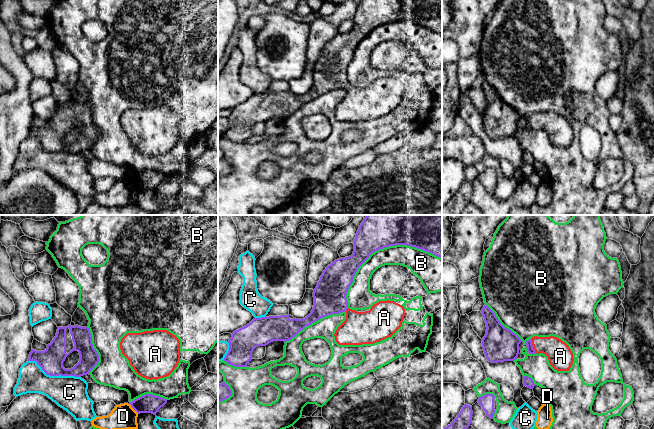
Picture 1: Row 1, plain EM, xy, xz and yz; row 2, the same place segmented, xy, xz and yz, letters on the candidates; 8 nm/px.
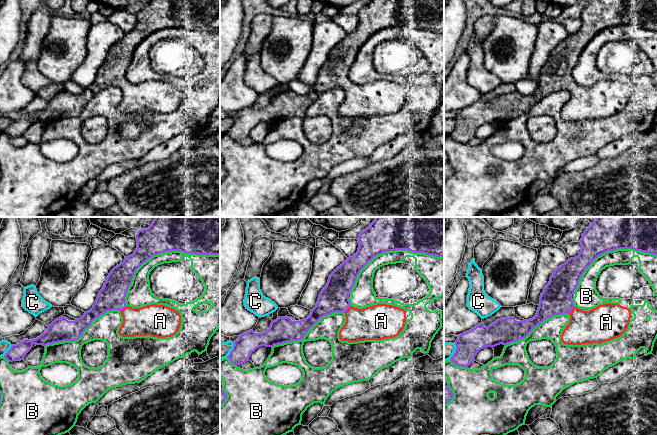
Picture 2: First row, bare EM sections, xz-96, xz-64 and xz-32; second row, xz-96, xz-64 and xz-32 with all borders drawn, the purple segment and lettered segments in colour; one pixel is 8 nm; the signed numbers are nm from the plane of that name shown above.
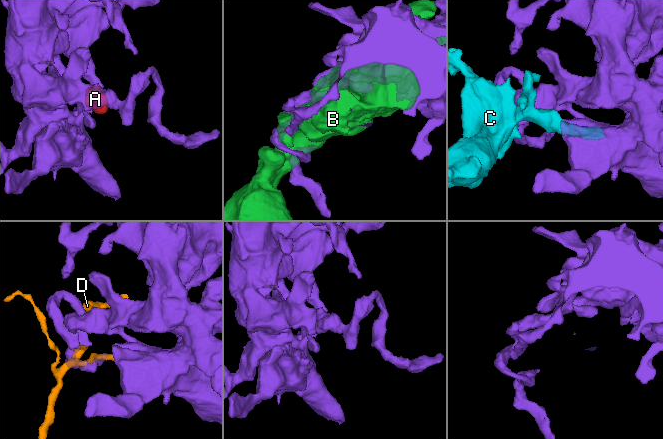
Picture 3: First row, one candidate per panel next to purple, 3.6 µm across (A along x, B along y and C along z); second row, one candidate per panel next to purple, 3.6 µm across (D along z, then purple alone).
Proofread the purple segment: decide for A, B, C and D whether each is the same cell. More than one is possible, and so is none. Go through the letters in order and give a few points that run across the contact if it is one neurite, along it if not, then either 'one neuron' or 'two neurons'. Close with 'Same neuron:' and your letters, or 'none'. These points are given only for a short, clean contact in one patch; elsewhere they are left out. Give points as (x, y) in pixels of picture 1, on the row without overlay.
A: line yz (530, 125), (532, 122), (550, 122), (560, 132); one neuron
B: two neurons
C: two neurons
D: two neurons
Same neuron: A

